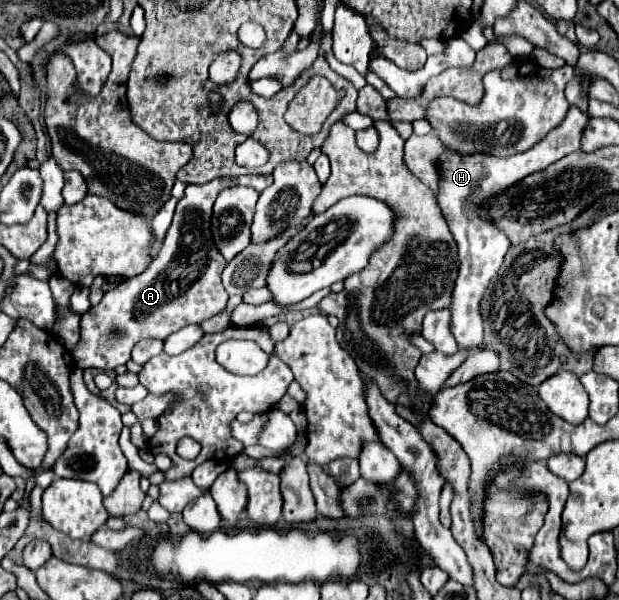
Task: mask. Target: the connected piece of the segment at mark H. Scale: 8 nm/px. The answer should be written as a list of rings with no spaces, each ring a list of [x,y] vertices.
[[[571,107],[565,121],[555,127],[543,141],[539,141],[535,147],[531,147],[525,153],[517,153],[515,157],[493,157],[485,153],[473,153],[463,155],[453,149],[447,149],[437,159],[439,169],[439,189],[437,189],[437,201],[441,205],[441,211],[447,219],[447,225],[457,241],[459,247],[459,277],[453,291],[453,303],[451,303],[451,333],[457,339],[459,349],[469,349],[473,345],[481,345],[483,341],[483,317],[481,317],[481,299],[489,287],[489,283],[497,277],[503,257],[509,249],[509,239],[489,221],[481,221],[481,217],[475,211],[473,201],[491,197],[493,193],[499,193],[523,177],[543,171],[551,163],[563,159],[565,155],[581,149],[581,131],[585,129],[589,117],[583,115],[577,107]]]

